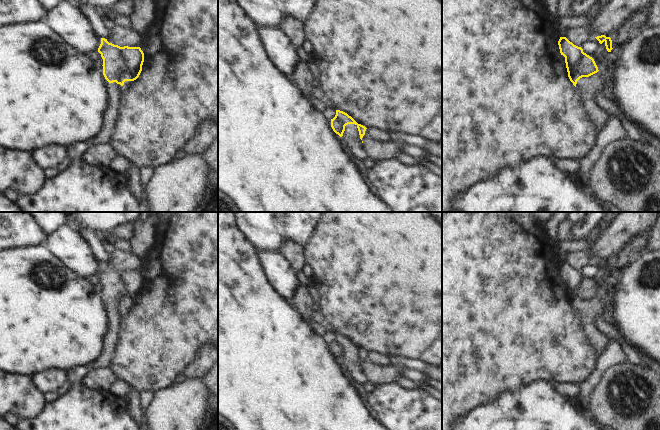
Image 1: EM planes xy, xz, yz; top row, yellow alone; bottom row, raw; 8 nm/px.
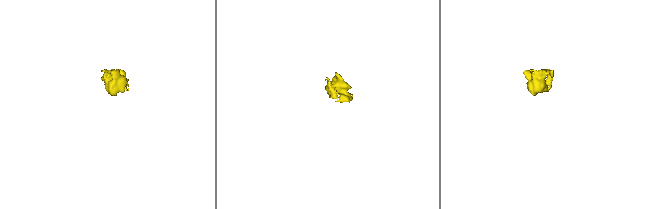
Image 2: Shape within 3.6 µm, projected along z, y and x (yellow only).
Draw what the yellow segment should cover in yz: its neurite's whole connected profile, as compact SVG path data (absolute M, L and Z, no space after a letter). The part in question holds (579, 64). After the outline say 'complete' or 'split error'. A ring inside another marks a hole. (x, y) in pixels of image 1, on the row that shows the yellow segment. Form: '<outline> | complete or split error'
M566 37L558 41L561 55L565 57L568 77L576 87L582 77L589 77L597 73L600 59L595 55L587 55L581 47L574 45Z | split error

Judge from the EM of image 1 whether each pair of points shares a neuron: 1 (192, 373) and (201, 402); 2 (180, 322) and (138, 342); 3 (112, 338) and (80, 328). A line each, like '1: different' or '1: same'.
1: different
2: same
3: different

